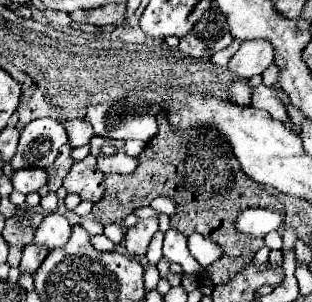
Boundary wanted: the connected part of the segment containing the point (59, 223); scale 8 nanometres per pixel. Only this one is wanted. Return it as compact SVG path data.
M52 212L36 228L36 232L34 232L34 244L46 246L48 250L62 248L70 240L70 234L72 234L70 222L62 214Z

